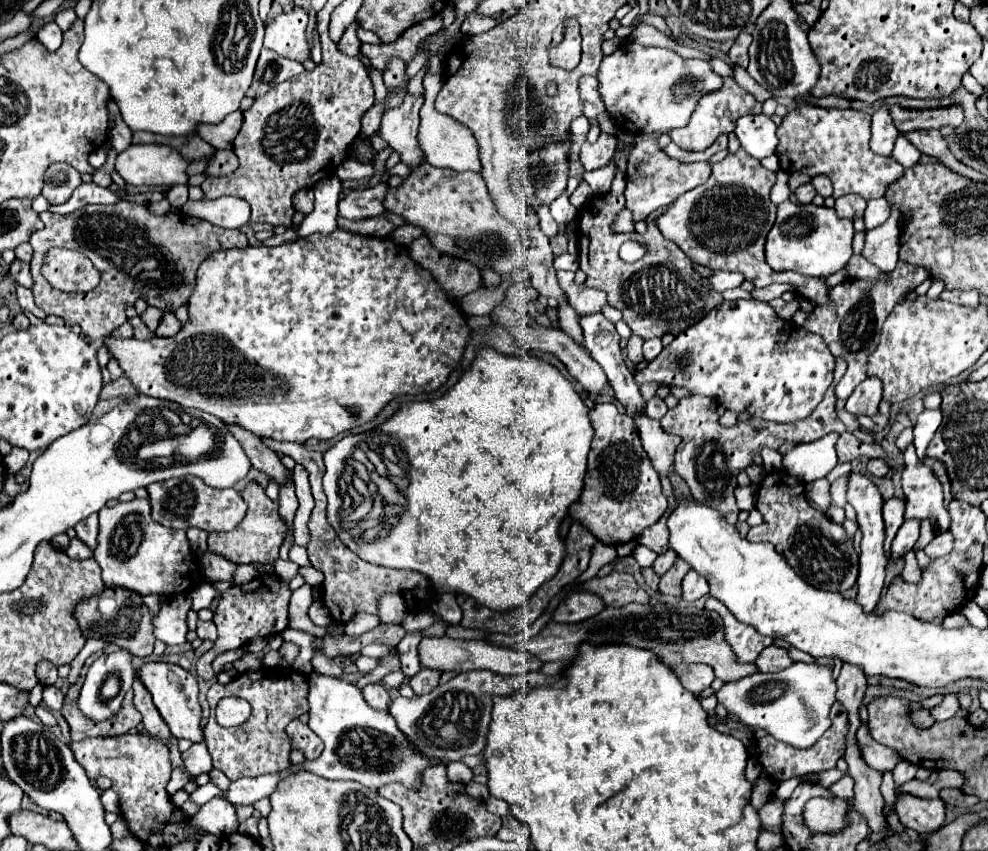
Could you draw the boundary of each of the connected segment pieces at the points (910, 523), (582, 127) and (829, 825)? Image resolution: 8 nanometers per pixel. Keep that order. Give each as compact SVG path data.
M906 519L902 523L902 527L900 527L900 531L894 537L894 543L892 543L892 561L900 559L904 551L912 549L914 543L918 541L918 535L920 535L920 521L918 519Z
M584 115L576 118L570 124L570 134L571 135L586 135L591 128L589 119Z
M812 797L804 807L804 823L820 833L836 833L840 825L848 825L850 799L844 797Z

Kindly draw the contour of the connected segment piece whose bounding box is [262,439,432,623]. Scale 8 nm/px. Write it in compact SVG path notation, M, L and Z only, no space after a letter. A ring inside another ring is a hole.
M262 439L262 441L270 449L274 449L276 453L292 457L296 463L300 463L310 473L310 487L312 487L312 495L314 495L316 507L314 507L312 519L308 523L308 527L310 527L310 543L308 543L306 549L308 549L308 557L310 557L312 567L324 573L322 603L330 609L330 615L336 621L346 623L358 611L376 613L376 599L382 593L388 593L388 591L400 593L404 597L408 609L420 611L420 609L430 605L432 591L428 589L428 583L426 583L424 575L420 575L416 571L396 571L396 569L386 569L386 567L376 567L376 565L364 563L358 555L352 555L352 551L348 551L348 547L344 547L344 543L338 539L334 527L326 519L326 495L324 495L324 489L322 489L322 475L324 475L322 453L308 451L304 447L304 443L286 443L286 441L274 441L274 439Z

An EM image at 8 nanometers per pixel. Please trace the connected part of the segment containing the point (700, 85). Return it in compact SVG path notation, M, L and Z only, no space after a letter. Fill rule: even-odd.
M624 43L612 55L602 59L600 71L600 97L608 115L616 121L616 127L626 133L668 131L684 127L698 99L722 87L720 75L702 59L684 59L668 49L644 47L638 43Z

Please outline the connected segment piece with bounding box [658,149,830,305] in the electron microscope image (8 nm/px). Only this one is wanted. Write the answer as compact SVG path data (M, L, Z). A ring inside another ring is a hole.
M744 149L730 153L724 161L712 165L712 175L706 183L680 195L658 219L658 227L666 239L672 239L692 263L708 269L738 271L754 287L766 287L770 283L790 283L794 291L812 301L814 305L828 303L828 291L824 279L808 279L794 271L772 271L764 259L766 235L776 219L776 205L770 201L770 189L776 183L776 173L762 167L758 159L752 159Z

